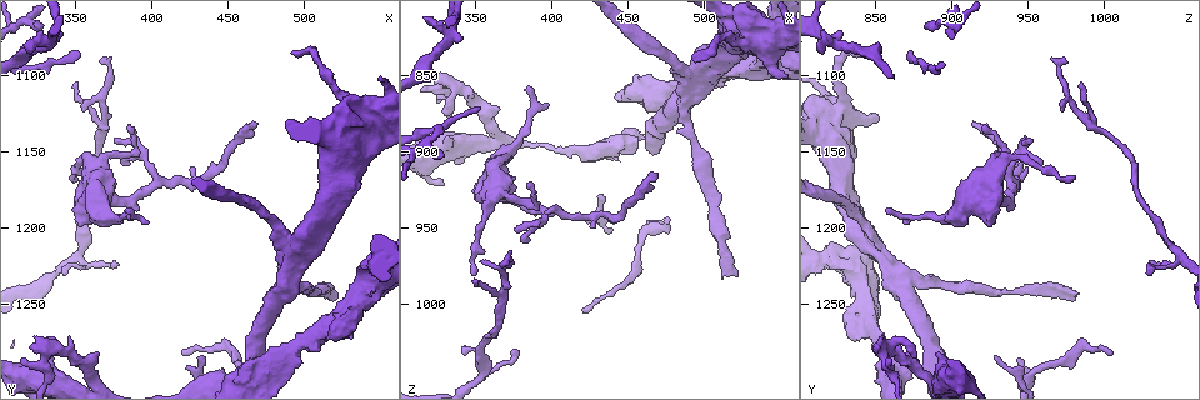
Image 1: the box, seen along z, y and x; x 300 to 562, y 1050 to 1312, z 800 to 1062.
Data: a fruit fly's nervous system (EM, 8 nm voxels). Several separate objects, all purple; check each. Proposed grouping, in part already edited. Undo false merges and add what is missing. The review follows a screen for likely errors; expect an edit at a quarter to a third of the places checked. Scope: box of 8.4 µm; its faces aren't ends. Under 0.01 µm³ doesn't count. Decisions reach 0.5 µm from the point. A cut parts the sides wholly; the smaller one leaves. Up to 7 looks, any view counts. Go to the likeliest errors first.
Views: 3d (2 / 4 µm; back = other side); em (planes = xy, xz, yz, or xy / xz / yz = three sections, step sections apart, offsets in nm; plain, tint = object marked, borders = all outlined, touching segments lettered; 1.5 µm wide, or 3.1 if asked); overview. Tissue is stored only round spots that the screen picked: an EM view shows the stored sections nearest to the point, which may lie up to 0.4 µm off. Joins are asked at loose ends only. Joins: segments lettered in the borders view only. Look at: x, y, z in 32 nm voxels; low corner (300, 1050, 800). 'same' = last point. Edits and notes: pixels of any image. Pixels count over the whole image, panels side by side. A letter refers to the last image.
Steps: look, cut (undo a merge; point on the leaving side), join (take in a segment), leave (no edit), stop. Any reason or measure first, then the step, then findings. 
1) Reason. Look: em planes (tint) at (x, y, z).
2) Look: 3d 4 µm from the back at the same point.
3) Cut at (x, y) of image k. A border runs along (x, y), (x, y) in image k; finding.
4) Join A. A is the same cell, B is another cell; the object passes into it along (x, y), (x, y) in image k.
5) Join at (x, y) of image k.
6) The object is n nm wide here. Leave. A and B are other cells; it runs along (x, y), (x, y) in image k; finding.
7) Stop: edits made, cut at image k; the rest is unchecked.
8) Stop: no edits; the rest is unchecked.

Look: 3d 4 µm at (470, 1130, 916).

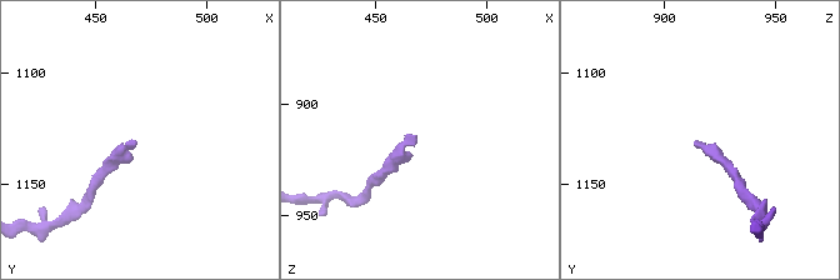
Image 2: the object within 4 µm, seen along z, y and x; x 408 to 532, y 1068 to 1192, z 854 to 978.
Now the EM. Look: em xz step 4 (tint) at (469, 1132, 917).

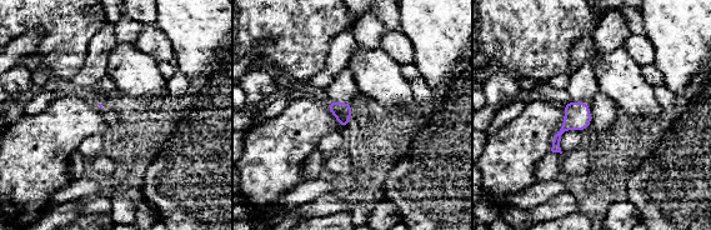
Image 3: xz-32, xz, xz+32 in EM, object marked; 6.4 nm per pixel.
Cut it another way. Look: em planes (borders) at the same point.

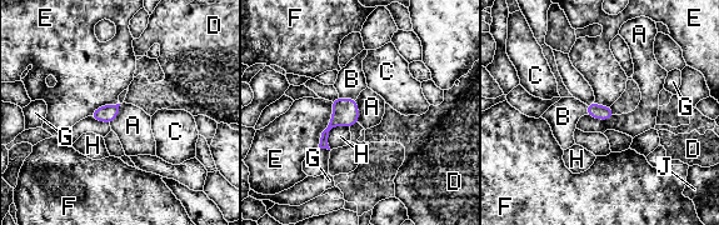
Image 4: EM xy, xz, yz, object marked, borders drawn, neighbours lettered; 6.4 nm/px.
Join B. B is the same cell, A, C, D, E, F, G, H and J are other cells; the object passes into it along (345, 113), (348, 99), (351, 80) in image 4; it goes on there.

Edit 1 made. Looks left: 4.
An open end. Look: 3d 4 µm at (340, 1228, 1028).

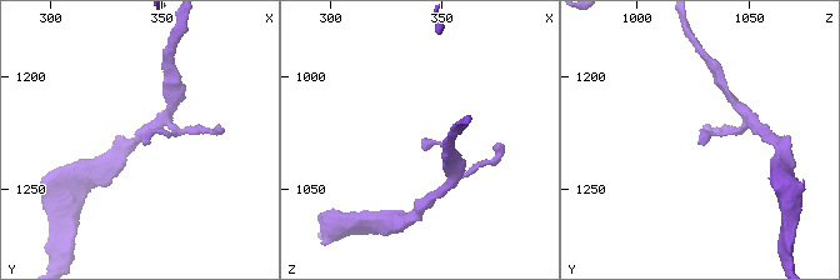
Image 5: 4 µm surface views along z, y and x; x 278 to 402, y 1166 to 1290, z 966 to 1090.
Look: em planes (borders) at (342, 1228, 1027).

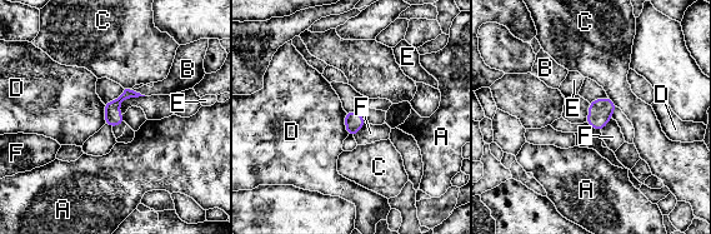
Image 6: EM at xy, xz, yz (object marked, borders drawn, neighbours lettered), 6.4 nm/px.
Leave. A, B, C, D, E and F are other cells; a border runs along (344, 111), (344, 127), (348, 135) in image 6; no lettered segment goes on from it.

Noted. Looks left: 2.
Stop: edits made, join at image 4; the rest is unchecked.

